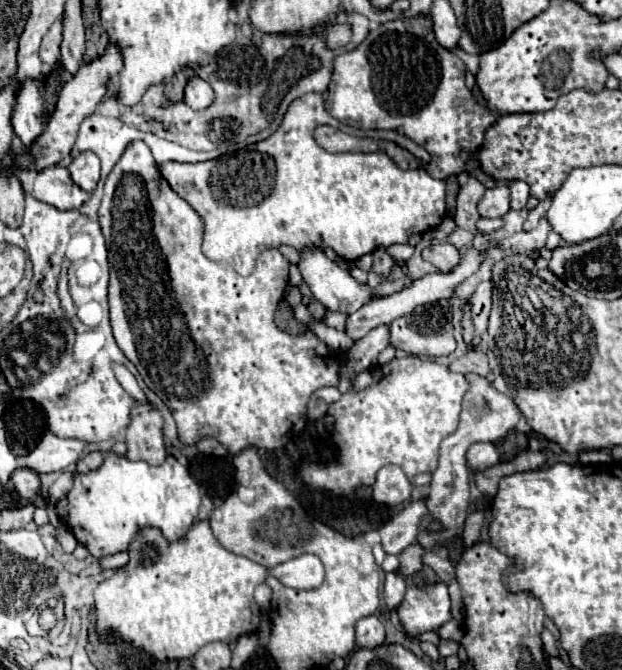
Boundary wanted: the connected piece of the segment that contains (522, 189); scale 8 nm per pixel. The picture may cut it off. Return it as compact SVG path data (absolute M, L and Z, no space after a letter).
M511 182L511 210L523 210L529 198L529 186L525 182Z

